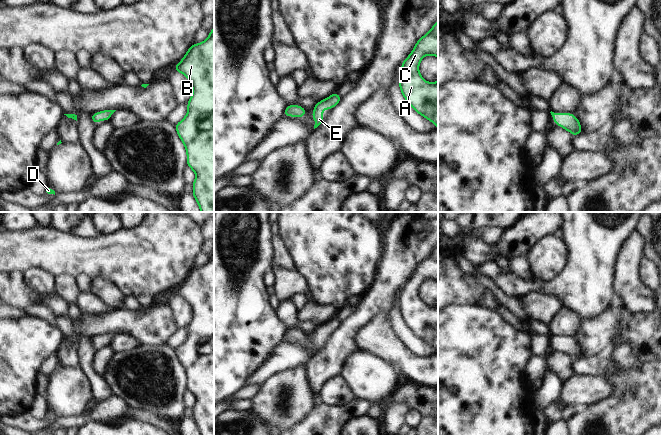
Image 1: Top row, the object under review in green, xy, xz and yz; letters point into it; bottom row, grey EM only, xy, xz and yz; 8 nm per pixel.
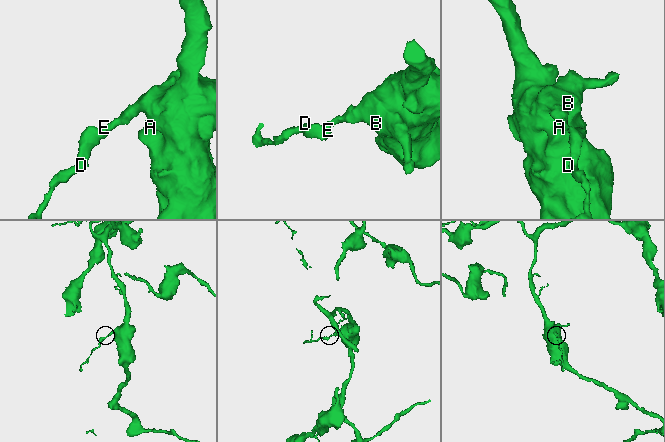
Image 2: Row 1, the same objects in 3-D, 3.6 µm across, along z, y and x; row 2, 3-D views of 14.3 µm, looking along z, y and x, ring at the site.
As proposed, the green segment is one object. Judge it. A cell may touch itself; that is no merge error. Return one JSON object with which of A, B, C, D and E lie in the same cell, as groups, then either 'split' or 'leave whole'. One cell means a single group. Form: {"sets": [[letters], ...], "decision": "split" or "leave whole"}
{"sets": [["A", "B", "C", "D", "E"]], "decision": "leave whole"}

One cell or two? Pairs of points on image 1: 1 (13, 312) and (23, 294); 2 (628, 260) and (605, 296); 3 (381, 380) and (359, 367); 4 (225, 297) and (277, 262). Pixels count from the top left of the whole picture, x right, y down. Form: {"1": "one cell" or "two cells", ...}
{"1": "two cells", "2": "two cells", "3": "one cell", "4": "two cells"}

